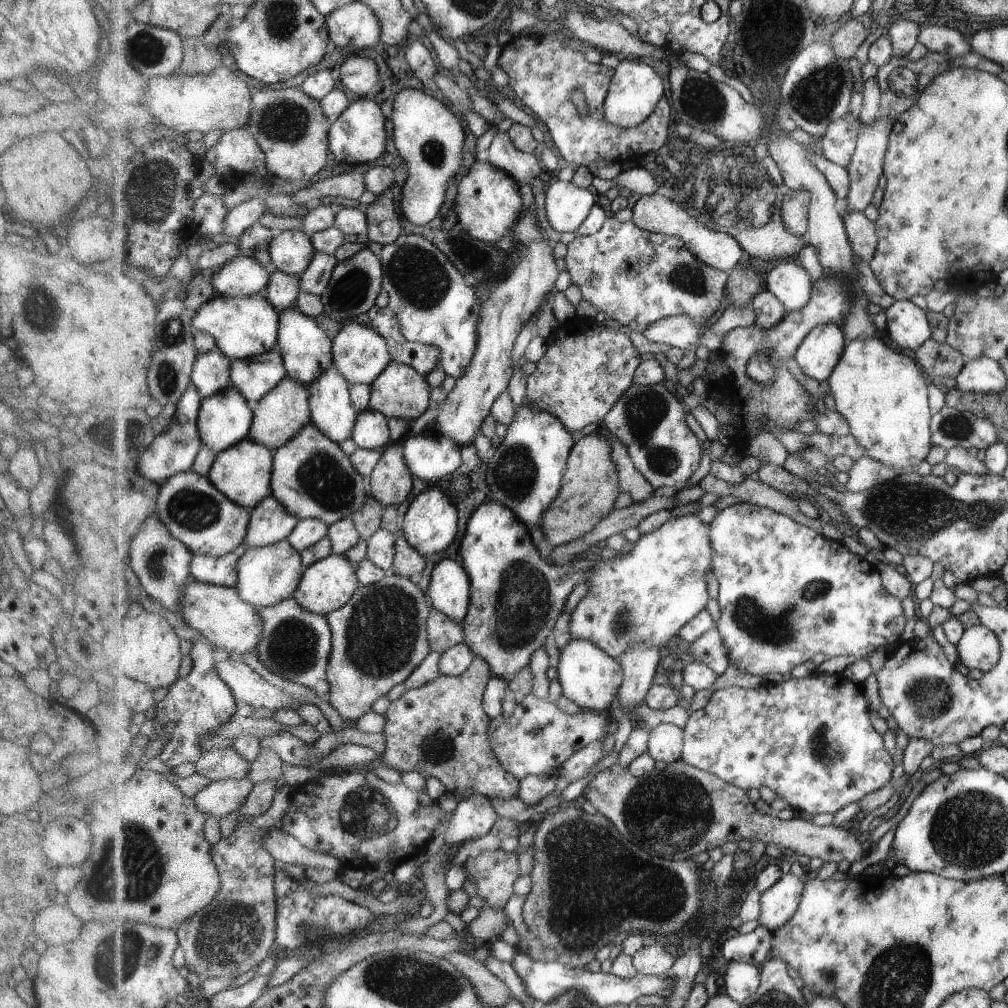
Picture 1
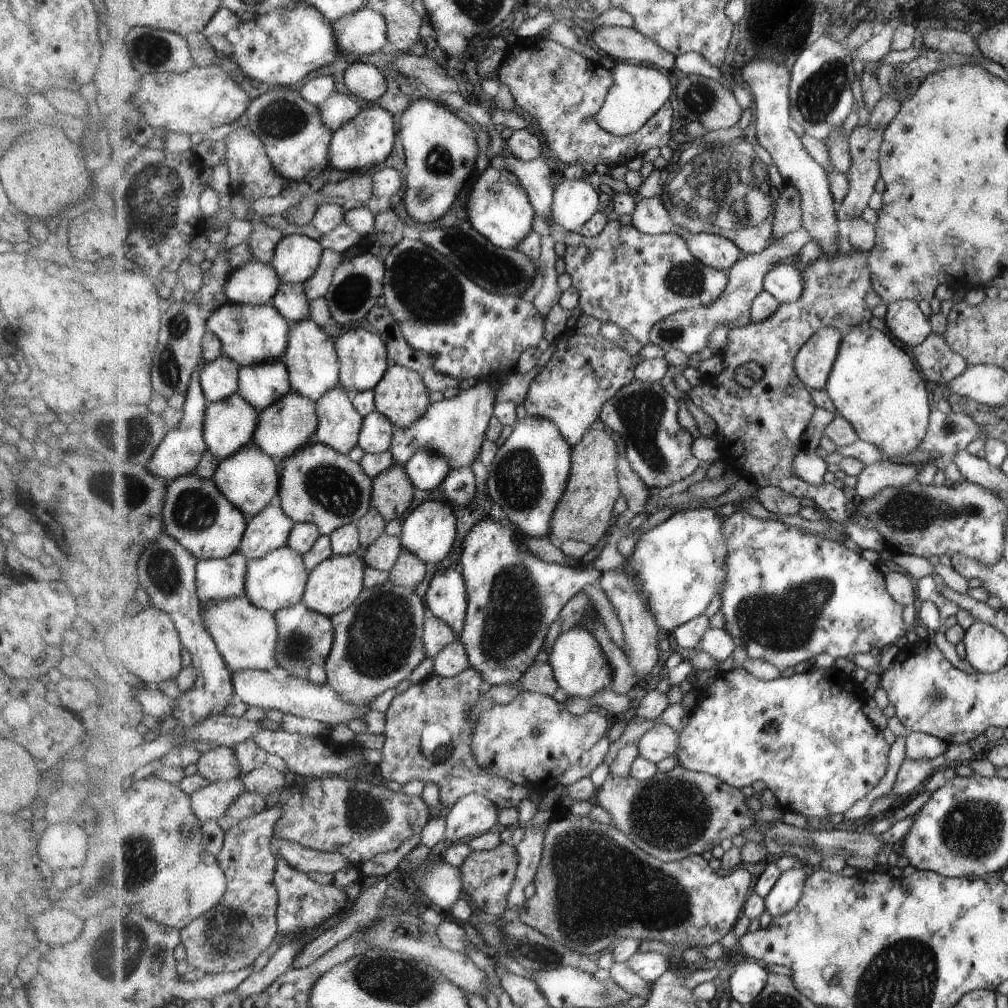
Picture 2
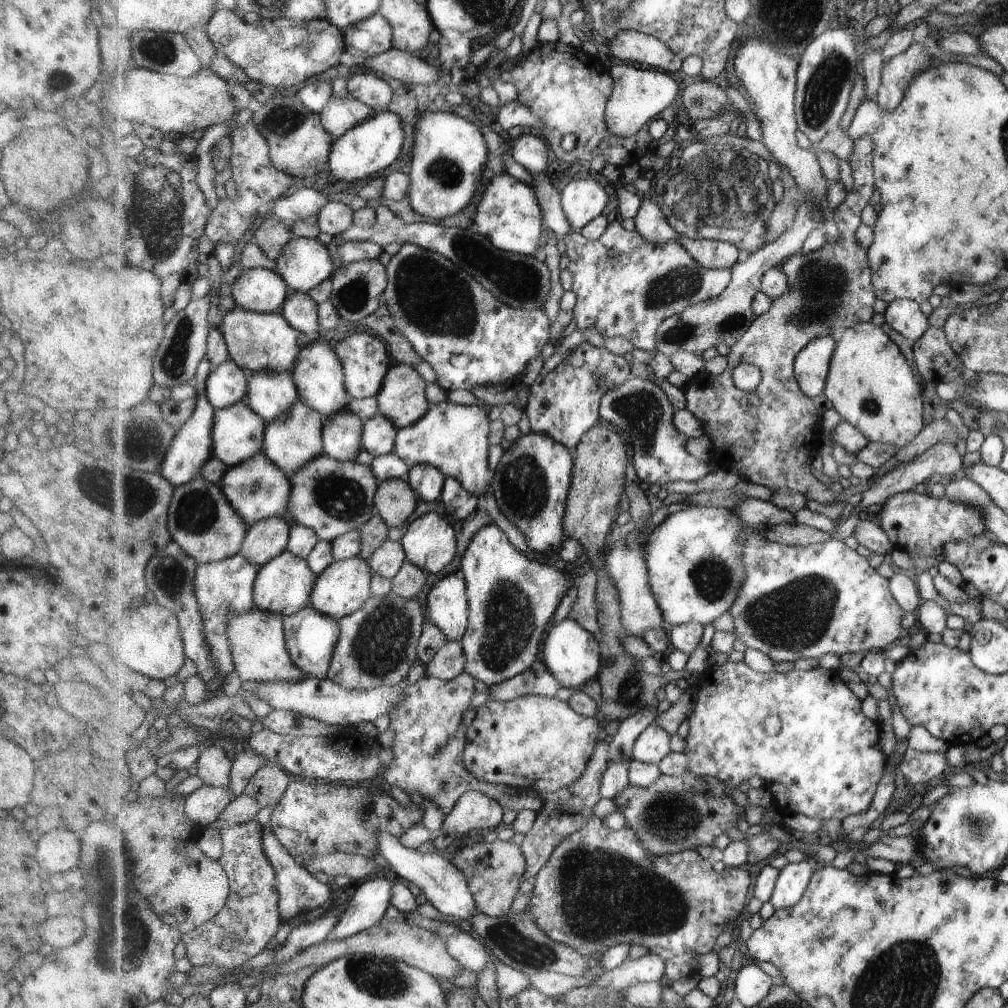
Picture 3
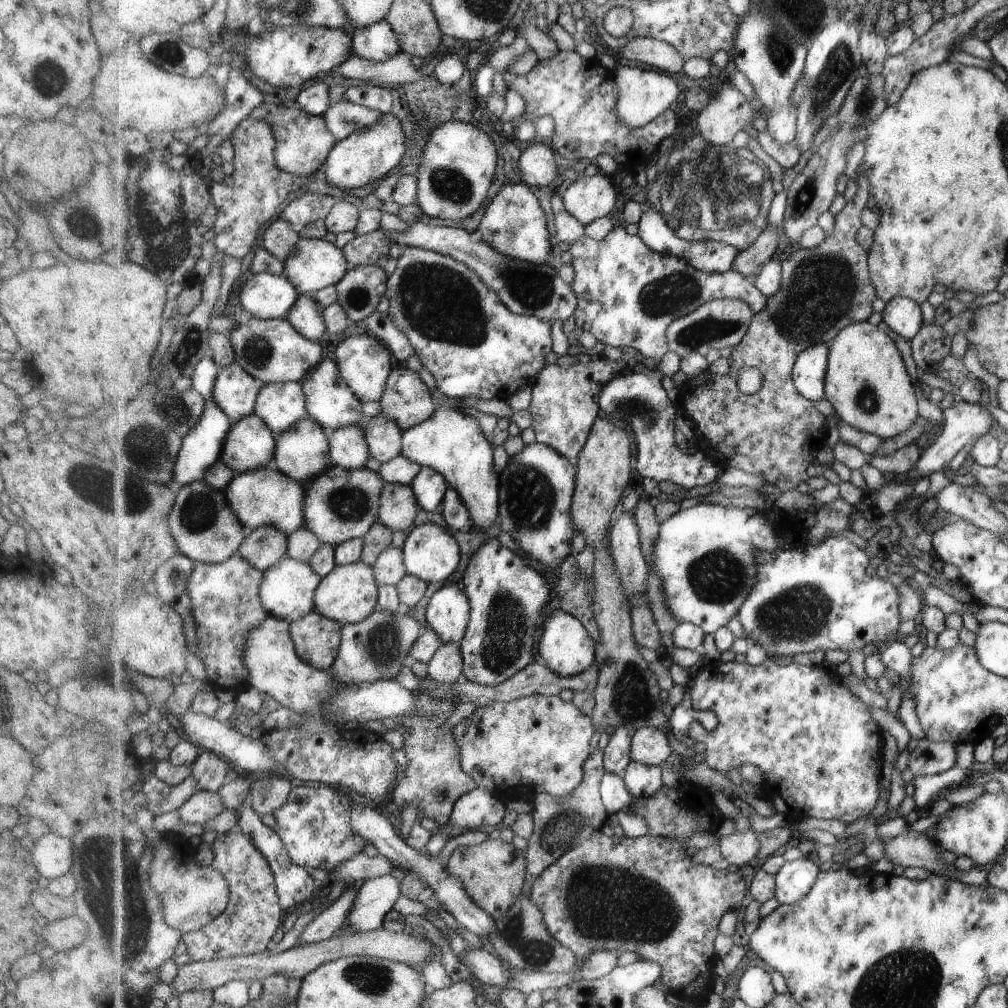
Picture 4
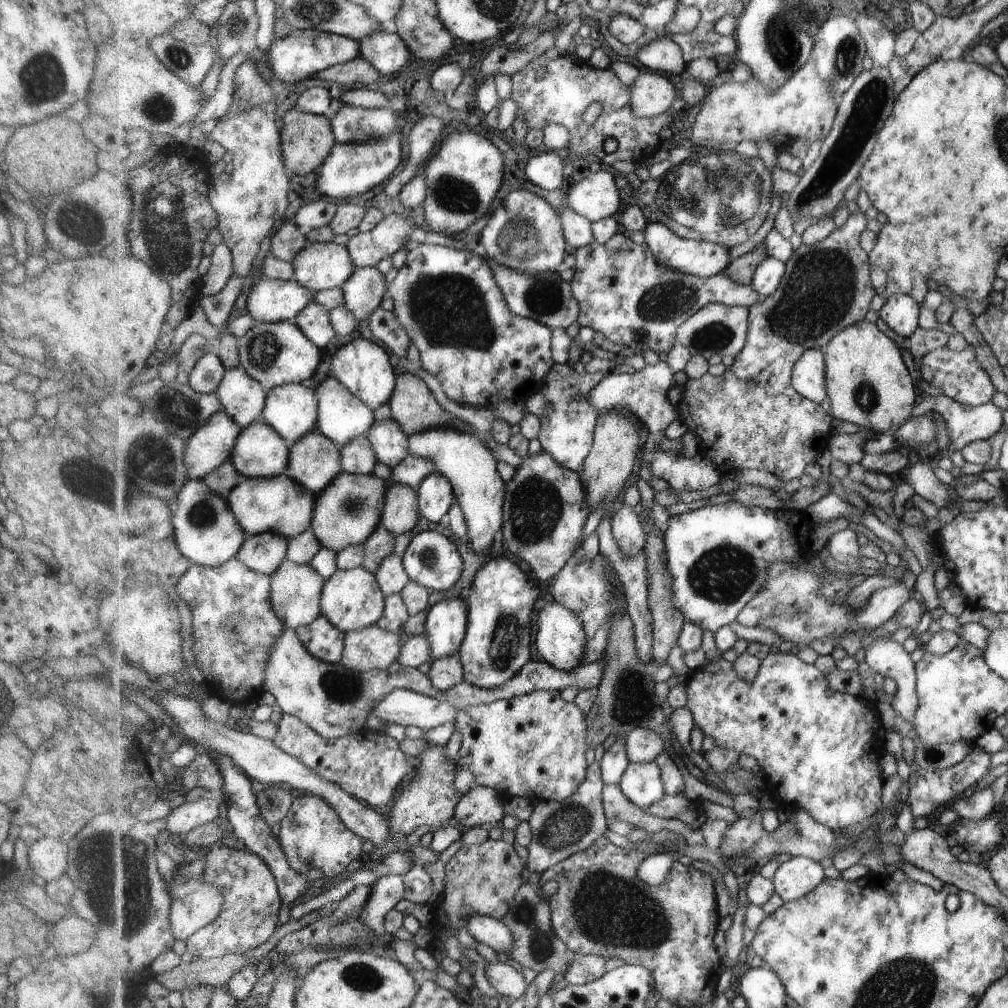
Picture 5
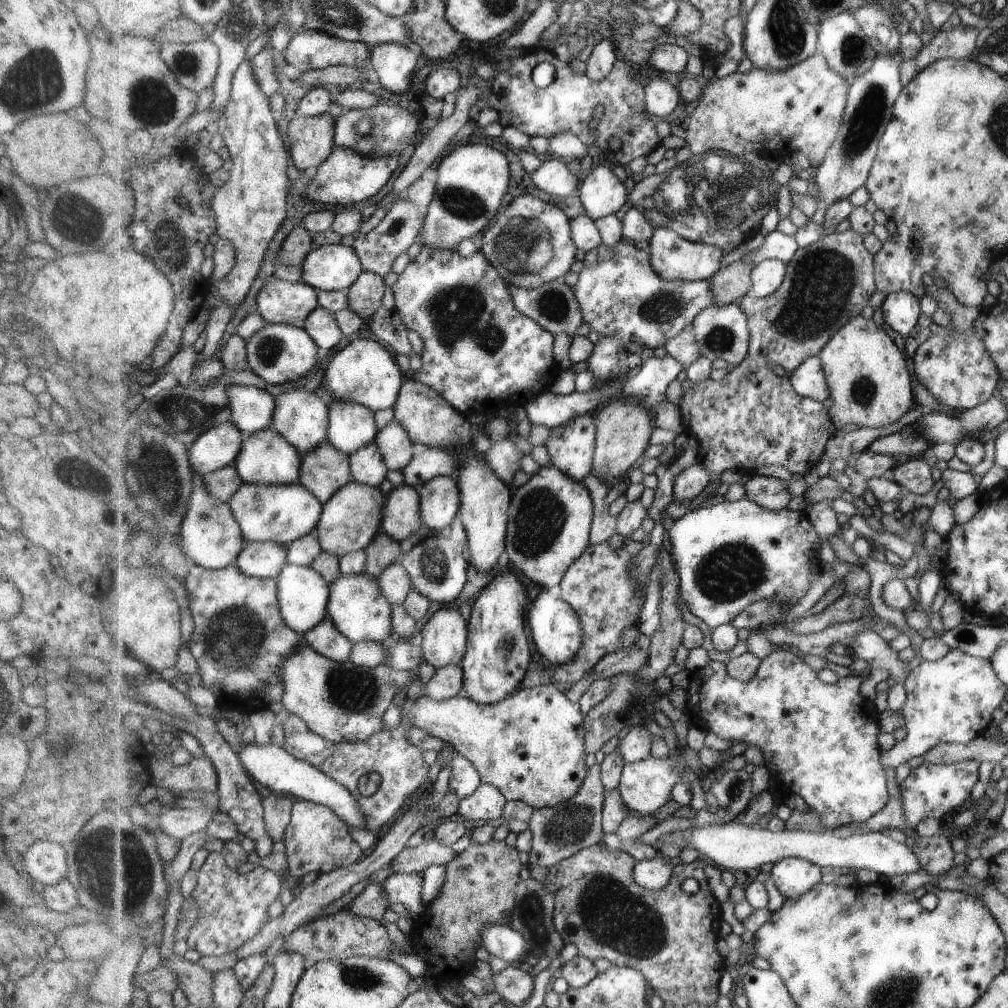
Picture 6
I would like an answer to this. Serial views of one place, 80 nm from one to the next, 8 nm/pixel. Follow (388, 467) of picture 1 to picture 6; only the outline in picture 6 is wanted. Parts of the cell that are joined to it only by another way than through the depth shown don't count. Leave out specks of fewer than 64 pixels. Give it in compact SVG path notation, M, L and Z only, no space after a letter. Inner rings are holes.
M403 482L387 491L382 531L395 540L405 540L423 526L422 500L415 487Z

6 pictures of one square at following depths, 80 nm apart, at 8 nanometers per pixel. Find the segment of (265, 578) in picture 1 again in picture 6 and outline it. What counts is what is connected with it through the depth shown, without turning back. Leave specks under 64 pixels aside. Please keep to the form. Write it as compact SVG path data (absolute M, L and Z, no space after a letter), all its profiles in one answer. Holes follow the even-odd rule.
M287 564L276 579L280 612L283 620L294 628L295 632L303 636L307 631L327 620L332 585L326 577L312 566Z

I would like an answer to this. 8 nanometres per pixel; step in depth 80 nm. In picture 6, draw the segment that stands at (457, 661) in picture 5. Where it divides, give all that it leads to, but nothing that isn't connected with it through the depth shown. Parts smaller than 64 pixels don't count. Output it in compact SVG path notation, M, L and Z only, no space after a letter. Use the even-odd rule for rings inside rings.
M447 665L435 670L424 692L437 700L457 697L464 688L464 680L462 665Z

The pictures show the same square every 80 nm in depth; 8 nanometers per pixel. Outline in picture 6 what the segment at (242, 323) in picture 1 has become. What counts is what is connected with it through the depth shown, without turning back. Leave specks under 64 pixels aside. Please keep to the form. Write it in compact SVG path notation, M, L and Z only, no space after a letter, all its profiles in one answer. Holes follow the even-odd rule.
M267 323L247 341L247 352L250 370L265 382L282 387L309 376L322 354L305 328L285 323Z

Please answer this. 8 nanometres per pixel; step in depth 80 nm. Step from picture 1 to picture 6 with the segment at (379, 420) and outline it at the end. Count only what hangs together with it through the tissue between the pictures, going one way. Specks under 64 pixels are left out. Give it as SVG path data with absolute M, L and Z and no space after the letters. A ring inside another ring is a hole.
M393 419L385 428L379 429L374 440L381 456L390 470L402 470L413 460L415 443L409 433Z

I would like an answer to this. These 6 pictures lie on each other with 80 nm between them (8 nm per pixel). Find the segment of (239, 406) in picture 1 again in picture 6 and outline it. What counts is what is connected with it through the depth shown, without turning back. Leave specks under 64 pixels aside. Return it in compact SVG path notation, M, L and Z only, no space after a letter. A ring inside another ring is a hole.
M272 426L265 430L247 436L234 462L235 468L241 478L247 483L278 485L299 483L302 476L302 456L301 453Z

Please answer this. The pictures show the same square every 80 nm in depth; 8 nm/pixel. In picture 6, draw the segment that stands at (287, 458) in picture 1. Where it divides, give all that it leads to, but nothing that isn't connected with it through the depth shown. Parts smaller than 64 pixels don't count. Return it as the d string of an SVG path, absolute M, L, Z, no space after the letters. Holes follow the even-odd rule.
M351 481L340 488L323 507L322 518L316 528L325 552L342 557L347 553L365 551L382 531L382 520L386 510L387 491L359 481Z

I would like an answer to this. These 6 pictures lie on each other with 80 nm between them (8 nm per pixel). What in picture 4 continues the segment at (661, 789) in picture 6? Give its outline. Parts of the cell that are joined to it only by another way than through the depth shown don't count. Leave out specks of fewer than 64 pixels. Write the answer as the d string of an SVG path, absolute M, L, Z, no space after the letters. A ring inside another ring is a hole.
M633 760L623 773L627 788L635 800L653 796L664 785L662 774L659 765L644 765Z

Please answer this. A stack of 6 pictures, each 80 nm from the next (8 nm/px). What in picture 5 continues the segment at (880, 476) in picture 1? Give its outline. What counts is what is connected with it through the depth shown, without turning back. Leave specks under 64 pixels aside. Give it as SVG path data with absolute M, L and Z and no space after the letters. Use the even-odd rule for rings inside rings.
M938 394L934 397L936 403L933 410L941 414L945 420L954 451L962 451L968 444L981 439L991 439L1003 426L1003 410L991 402L984 405L969 406L953 400L947 395Z

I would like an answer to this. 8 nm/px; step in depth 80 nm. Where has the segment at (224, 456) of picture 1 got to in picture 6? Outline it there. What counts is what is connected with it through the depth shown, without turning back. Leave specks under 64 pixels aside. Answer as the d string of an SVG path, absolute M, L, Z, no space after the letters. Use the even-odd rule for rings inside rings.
M245 482L228 503L247 541L275 541L290 545L318 527L324 504L300 482L278 485Z

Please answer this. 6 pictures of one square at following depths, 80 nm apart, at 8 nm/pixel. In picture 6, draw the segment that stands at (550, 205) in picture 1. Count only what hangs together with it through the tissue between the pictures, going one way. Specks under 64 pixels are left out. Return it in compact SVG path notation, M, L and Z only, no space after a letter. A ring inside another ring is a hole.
M602 163L582 178L578 191L585 213L594 221L615 215L629 205L627 185Z

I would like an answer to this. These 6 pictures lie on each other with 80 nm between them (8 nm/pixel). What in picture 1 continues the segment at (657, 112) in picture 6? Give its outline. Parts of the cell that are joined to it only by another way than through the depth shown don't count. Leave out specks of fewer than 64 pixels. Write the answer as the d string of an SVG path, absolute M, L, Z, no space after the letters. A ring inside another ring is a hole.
M625 58L616 66L616 73L610 84L604 113L611 125L630 129L641 124L656 107L665 94L665 80L653 70L653 66L641 59Z

